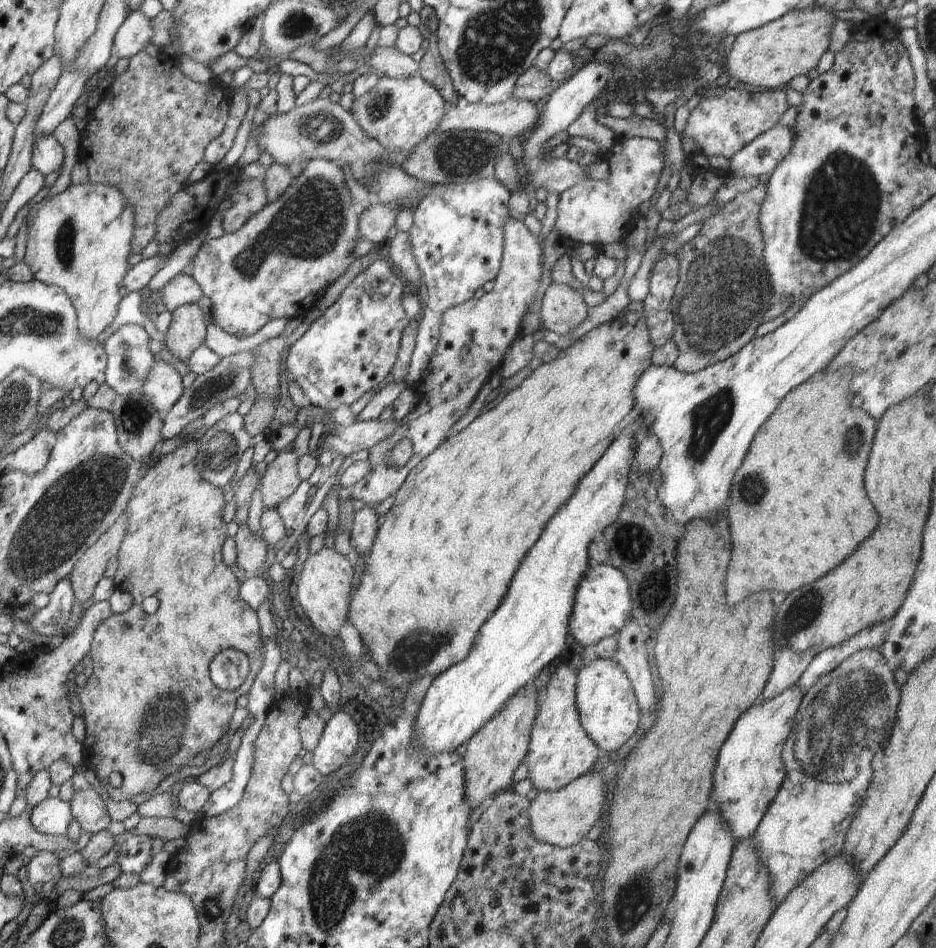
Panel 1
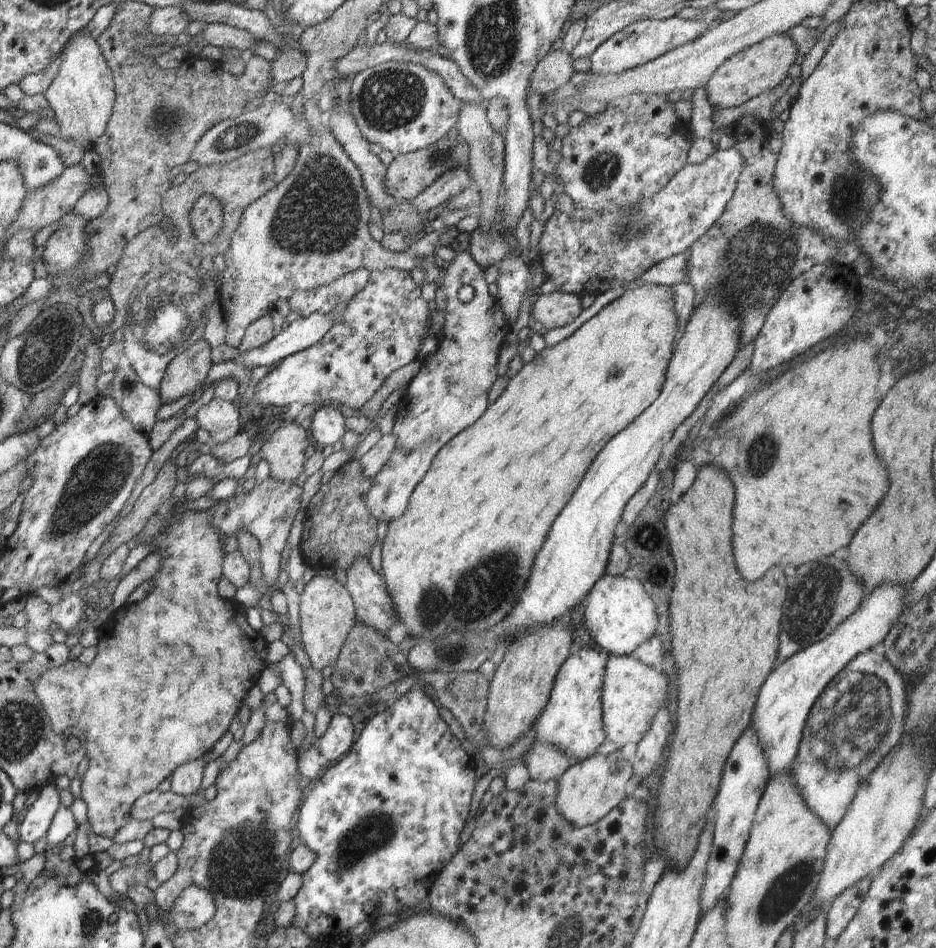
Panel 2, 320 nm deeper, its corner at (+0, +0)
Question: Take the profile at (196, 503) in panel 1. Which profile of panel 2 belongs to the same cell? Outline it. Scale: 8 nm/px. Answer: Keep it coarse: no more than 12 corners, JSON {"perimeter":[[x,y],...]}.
{"perimeter":[[164,506],[154,590],[34,690],[113,838],[267,667],[224,545]]}

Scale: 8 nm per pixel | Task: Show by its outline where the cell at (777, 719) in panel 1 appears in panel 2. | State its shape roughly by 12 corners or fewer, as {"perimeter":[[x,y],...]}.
{"perimeter":[[886,583],[780,663],[750,727],[770,778],[790,770],[812,707],[888,636],[907,588]]}

